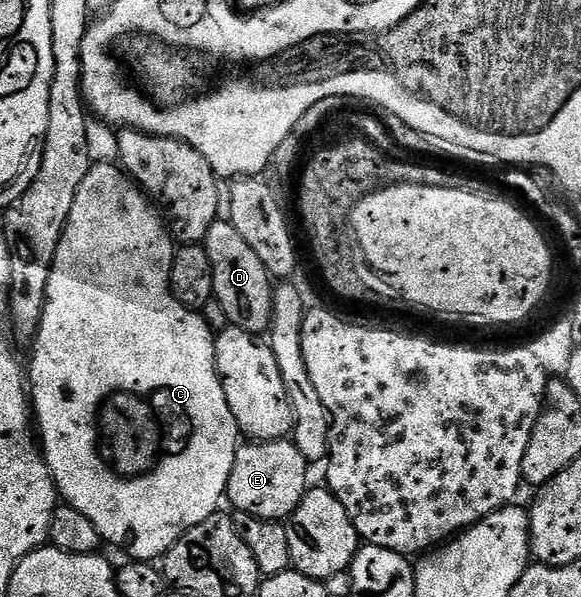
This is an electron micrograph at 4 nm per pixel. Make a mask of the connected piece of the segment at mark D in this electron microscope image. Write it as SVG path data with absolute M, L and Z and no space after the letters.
M217 220L213 228L209 228L205 239L205 249L209 256L209 264L213 264L213 284L215 285L214 301L225 308L225 316L230 325L241 328L256 336L263 336L271 329L271 313L273 312L273 279L267 273L265 264L237 228L229 220Z

